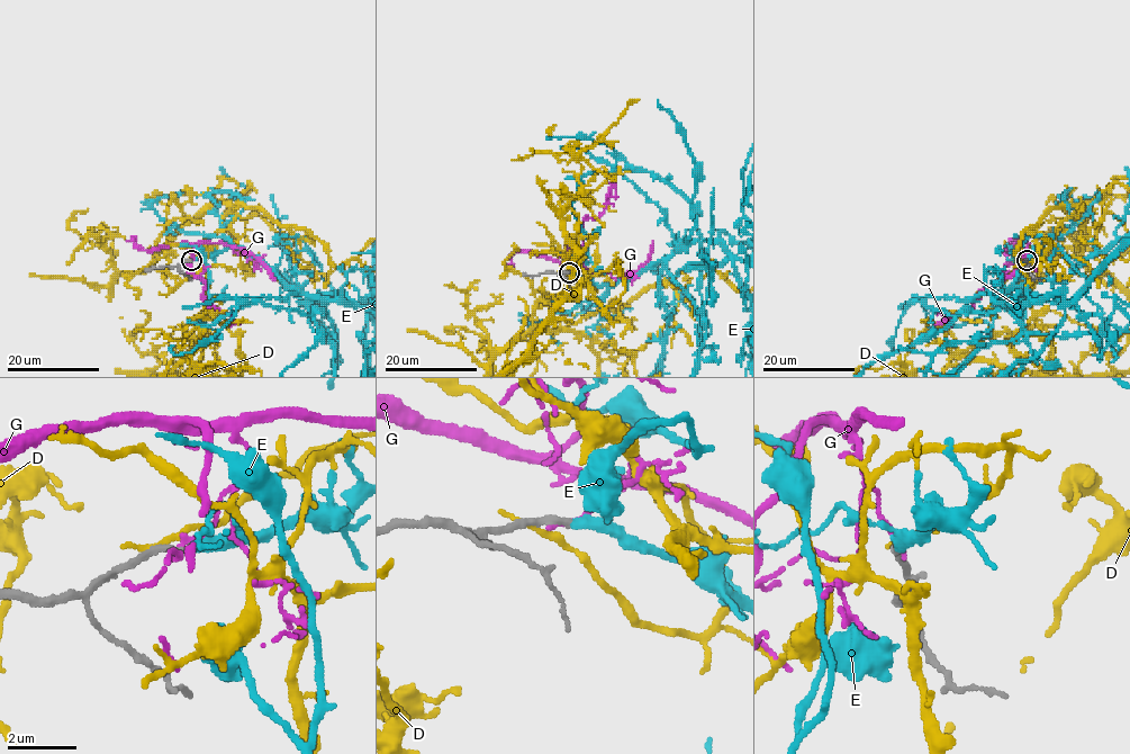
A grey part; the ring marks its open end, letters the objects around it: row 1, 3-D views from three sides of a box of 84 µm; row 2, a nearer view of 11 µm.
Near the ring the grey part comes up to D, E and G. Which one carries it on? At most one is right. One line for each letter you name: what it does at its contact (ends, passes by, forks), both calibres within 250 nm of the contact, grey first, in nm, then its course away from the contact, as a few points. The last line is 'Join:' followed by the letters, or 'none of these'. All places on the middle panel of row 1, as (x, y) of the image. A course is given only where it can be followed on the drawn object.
E: It ends there. Thickness 200 nm (grey) against 360 nm
Join: E

